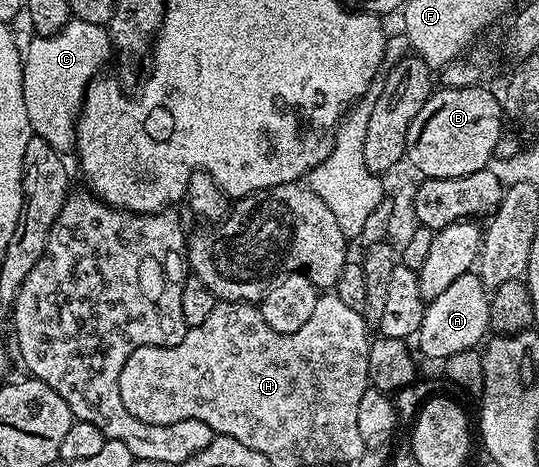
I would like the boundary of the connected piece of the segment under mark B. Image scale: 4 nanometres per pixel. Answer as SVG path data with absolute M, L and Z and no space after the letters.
M485 86L470 88L437 87L431 96L426 98L426 106L414 114L414 122L410 122L410 130L406 134L406 150L404 155L407 163L412 163L421 173L421 177L462 178L466 174L474 174L478 170L489 167L496 156L496 146L505 135L505 112L501 107L501 97L496 96Z

